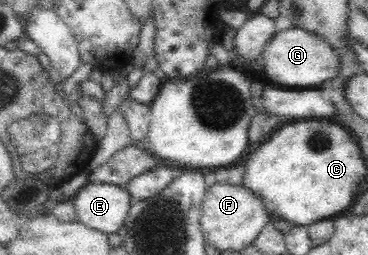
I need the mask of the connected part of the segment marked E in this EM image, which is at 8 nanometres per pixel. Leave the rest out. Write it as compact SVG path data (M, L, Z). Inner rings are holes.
M88 183L77 191L77 195L71 198L71 202L73 202L75 214L77 214L77 222L81 222L91 229L111 234L117 232L123 225L132 200L126 187L109 183Z

